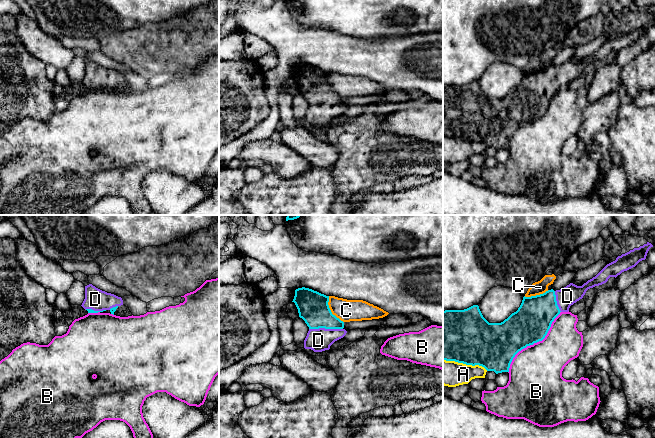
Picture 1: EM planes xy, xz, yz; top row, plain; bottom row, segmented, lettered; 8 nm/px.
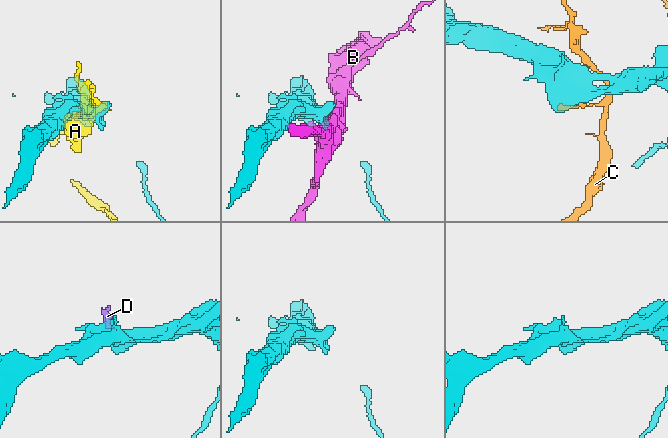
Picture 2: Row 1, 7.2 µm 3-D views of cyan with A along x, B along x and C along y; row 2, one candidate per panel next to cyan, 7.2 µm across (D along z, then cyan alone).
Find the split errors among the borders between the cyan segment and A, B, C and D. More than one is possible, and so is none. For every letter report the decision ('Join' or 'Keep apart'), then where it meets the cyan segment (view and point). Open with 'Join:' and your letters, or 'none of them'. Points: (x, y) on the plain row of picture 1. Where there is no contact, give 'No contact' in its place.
Join: D
A: Keep apart. Touches cyan at yz (465, 139)
B: Keep apart. Touches cyan at yz (534, 118)
C: Keep apart. Touches cyan at xz (330, 86)
D: Join. Touches cyan at xz (325, 104)

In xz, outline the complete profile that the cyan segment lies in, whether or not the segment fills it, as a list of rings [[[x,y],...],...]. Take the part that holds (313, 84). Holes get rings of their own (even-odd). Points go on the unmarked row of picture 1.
[[[309,64],[295,66],[293,77],[309,107],[304,116],[304,124],[314,128],[329,126],[337,116],[343,114],[347,107],[344,98],[332,90],[328,78],[329,72]]]

